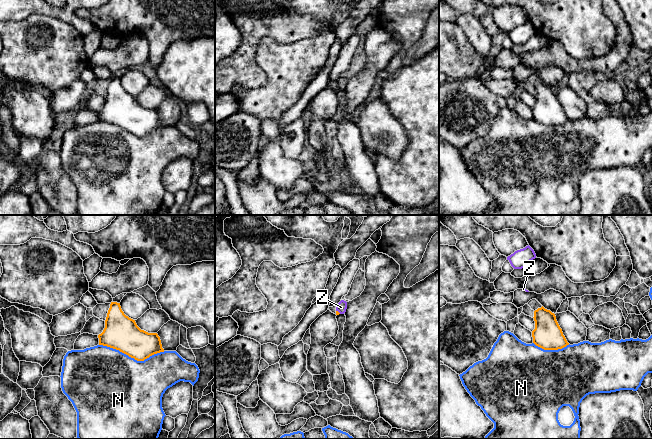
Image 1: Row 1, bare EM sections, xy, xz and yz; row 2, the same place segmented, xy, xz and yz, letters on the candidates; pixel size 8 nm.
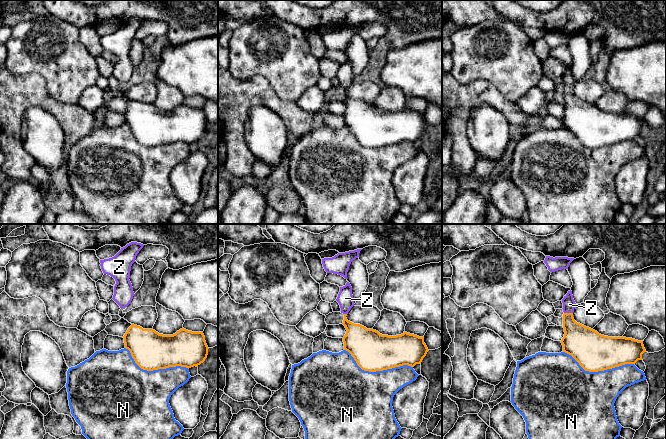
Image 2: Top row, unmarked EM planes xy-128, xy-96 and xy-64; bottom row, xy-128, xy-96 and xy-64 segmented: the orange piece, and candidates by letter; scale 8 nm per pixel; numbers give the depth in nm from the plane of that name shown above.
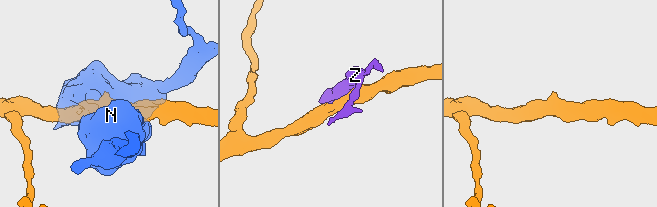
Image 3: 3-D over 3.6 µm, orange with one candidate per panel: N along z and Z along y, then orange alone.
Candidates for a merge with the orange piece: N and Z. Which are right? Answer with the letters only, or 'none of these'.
Z

